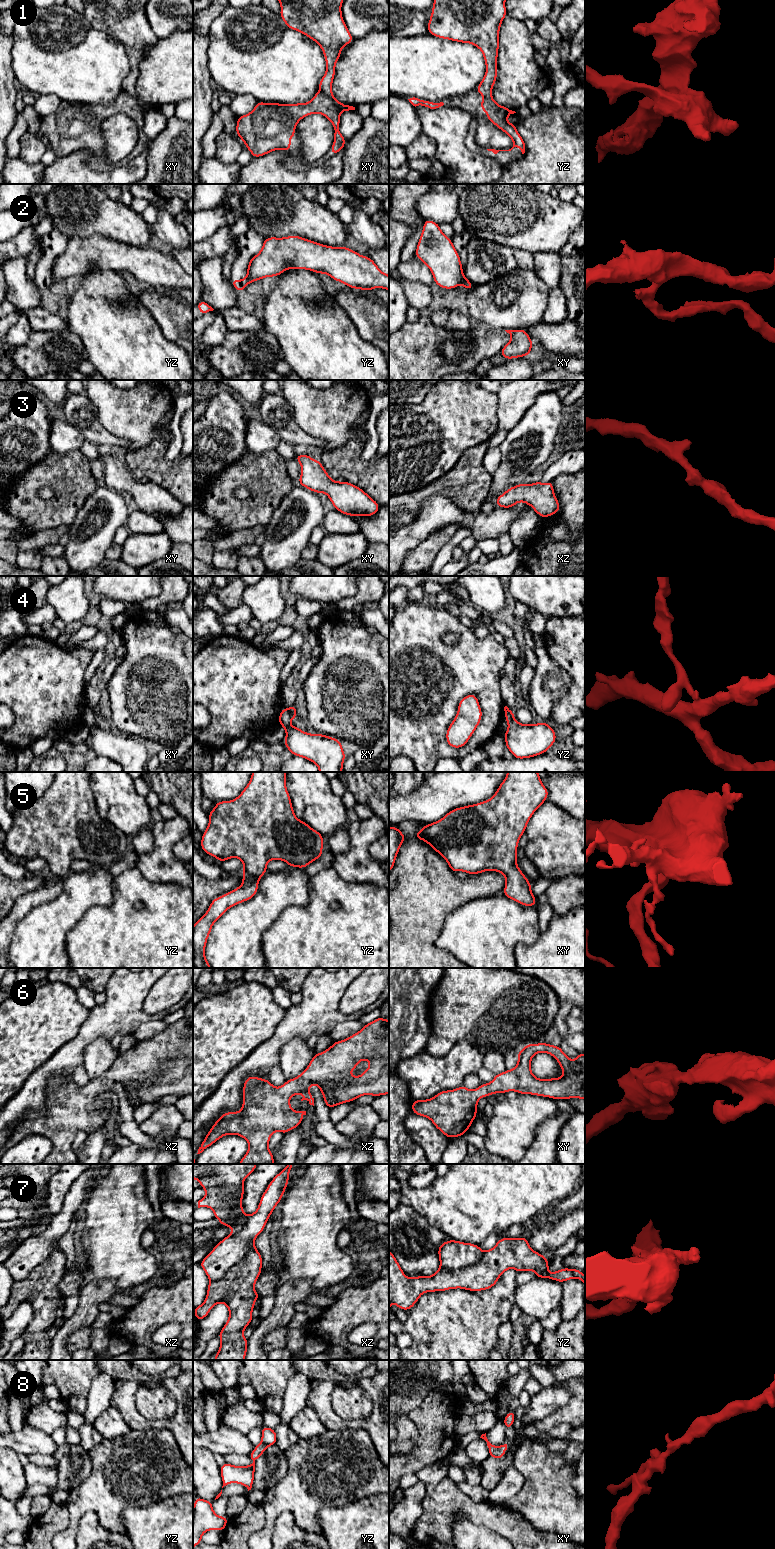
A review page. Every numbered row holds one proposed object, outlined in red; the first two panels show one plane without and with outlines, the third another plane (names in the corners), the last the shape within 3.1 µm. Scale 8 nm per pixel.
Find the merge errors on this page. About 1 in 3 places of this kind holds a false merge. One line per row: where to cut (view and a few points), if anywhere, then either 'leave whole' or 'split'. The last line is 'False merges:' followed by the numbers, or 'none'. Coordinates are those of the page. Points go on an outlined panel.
1: xy (319, 90), (333, 101), (340, 112) | split
2: xy (464, 276), (459, 284) | split
3: no cut | leave whole
4: xy (287, 709), (291, 718) | split
5: no cut | leave whole
6: no cut | leave whole
7: no cut | leave whole
8: no cut | leave whole
False merges: 1, 2, 4

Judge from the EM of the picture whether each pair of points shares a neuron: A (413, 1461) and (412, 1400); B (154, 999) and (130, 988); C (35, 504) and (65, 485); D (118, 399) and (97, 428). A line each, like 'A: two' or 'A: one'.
A: two
B: two
C: one
D: two

